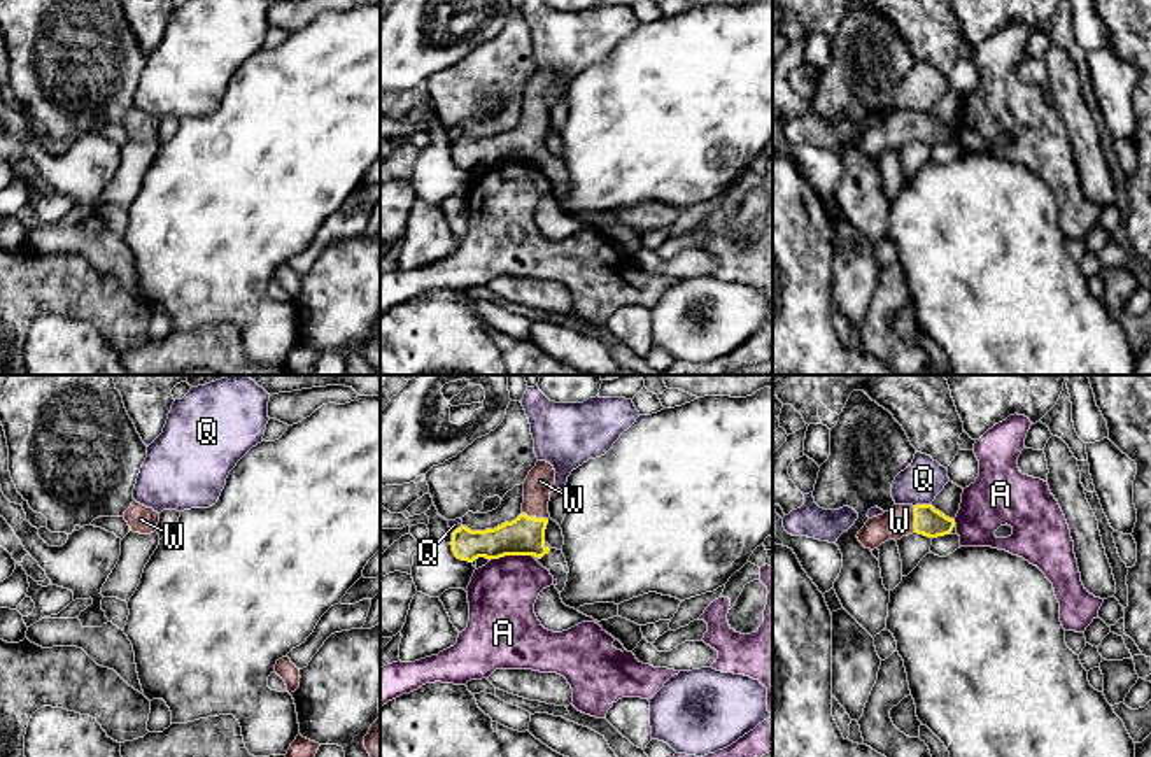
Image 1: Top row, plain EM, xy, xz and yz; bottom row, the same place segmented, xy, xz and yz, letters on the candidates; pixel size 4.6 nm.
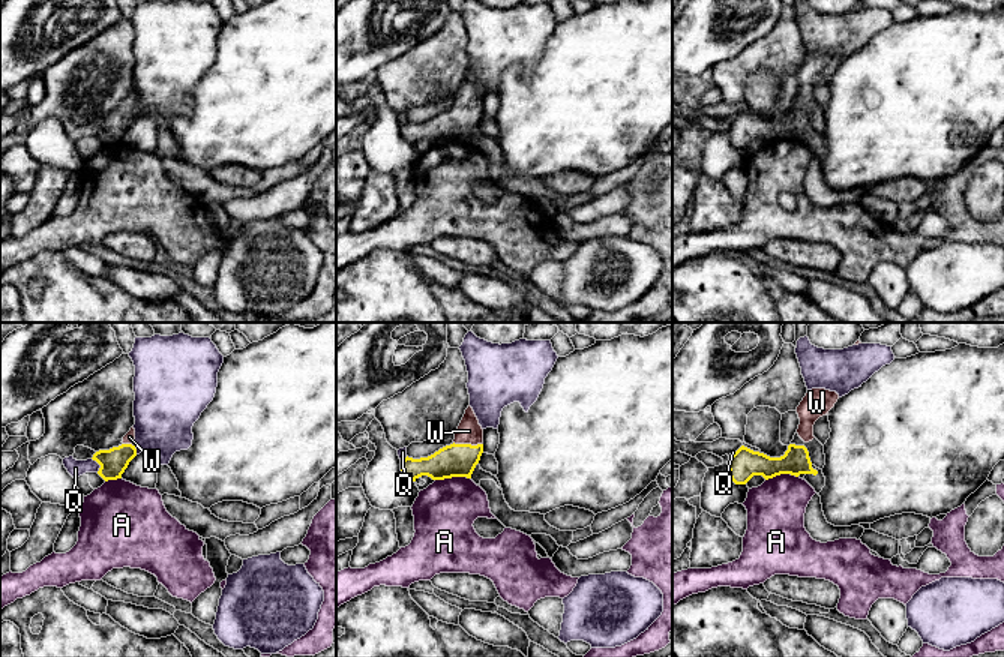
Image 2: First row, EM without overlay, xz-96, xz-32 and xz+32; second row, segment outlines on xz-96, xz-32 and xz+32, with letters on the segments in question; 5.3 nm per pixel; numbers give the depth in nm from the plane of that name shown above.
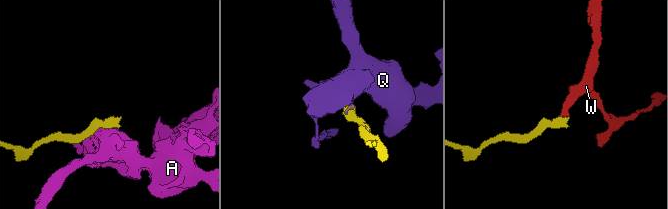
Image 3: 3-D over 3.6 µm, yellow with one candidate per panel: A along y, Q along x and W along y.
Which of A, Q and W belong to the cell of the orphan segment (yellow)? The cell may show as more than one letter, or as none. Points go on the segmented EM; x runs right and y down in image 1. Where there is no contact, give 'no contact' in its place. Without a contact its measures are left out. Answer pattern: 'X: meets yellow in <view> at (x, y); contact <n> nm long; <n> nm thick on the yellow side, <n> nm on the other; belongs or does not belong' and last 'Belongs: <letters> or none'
A: meets yellow in xz at (510, 554); contact 200 nm long; 180 nm thick on the yellow side, 320 nm on the other; does not belong
Q: meets yellow in yz at (922, 505); contact 70 nm long; 130 nm thick on the yellow side, 190 nm on the other; does not belong
W: meets yellow in xz at (535, 517); contact 120 nm long; 180 nm thick on the yellow side, 130 nm on the other; belongs
Belongs: W

